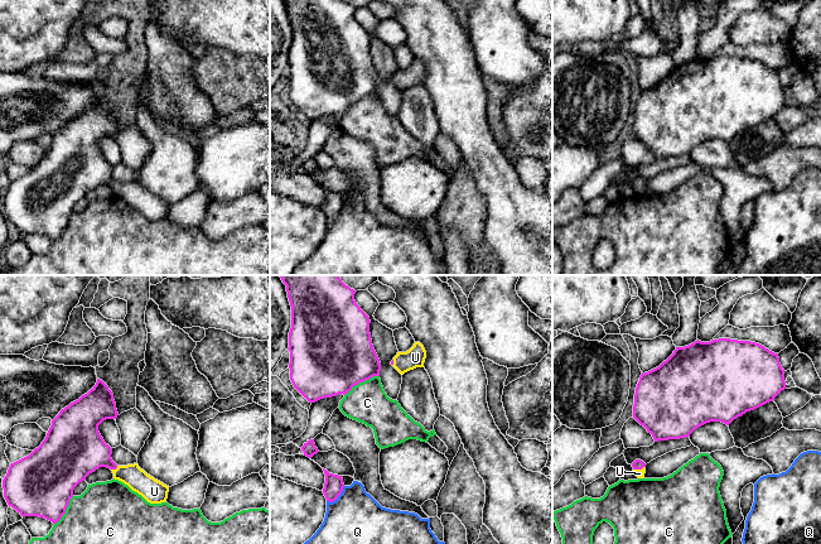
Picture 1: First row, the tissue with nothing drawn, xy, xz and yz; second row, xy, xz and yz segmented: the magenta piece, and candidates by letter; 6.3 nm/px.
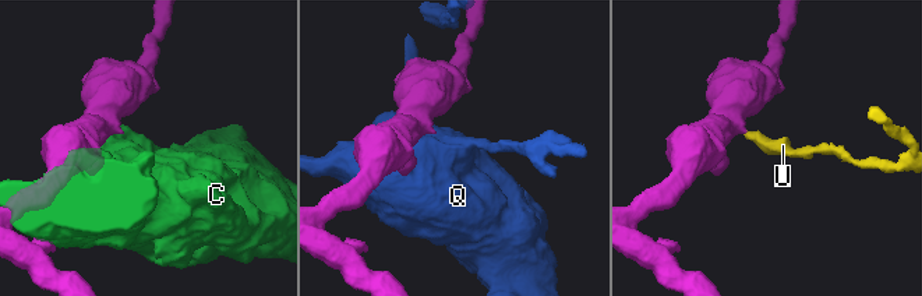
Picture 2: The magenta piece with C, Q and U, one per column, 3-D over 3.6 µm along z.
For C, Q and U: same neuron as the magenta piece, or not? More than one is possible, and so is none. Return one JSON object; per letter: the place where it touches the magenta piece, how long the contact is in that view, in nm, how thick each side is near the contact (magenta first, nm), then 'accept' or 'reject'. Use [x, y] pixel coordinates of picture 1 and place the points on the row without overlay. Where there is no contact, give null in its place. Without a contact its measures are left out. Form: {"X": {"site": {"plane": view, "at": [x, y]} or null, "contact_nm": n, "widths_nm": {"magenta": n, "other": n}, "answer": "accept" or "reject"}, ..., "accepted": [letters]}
{"C": {"site": {"plane": "xz", "at": [361, 99]}, "contact_nm": 260, "widths_nm": {"magenta": 500, "other": 260}, "answer": "reject"}, "Q": {"site": {"plane": "xz", "at": [337, 215]}, "contact_nm": 160, "widths_nm": {"magenta": 120, "other": 440}, "answer": "reject"}, "U": {"site": {"plane": "xy", "at": [114, 186]}, "contact_nm": 50, "widths_nm": {"magenta": 320, "other": 150}, "answer": "accept"}, "accepted": ["U"]}

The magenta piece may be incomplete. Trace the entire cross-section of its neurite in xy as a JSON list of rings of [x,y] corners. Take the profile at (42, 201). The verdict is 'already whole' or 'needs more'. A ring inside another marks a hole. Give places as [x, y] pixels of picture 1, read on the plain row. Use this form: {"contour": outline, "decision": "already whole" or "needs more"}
{"contour": [[[97,96],[96,102],[87,111],[62,126],[52,138],[47,154],[38,165],[10,182],[3,197],[8,222],[21,234],[39,234],[55,241],[66,231],[74,204],[100,184],[110,186],[115,197],[127,202],[148,220],[165,220],[169,203],[148,192],[137,180],[117,183],[112,178],[112,165],[105,160],[98,143],[106,136],[116,136],[117,133],[112,109]]], "decision": "needs more"}

